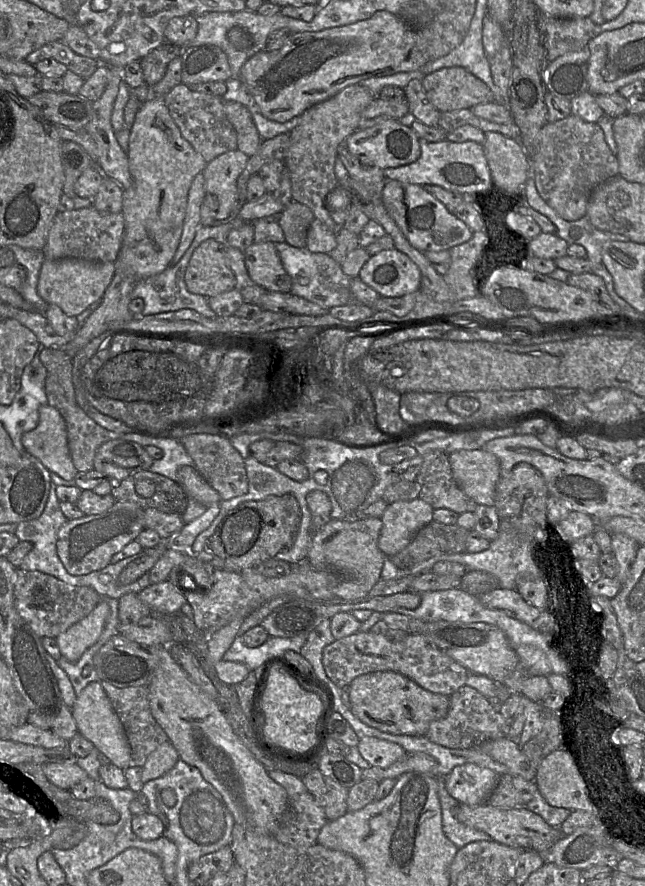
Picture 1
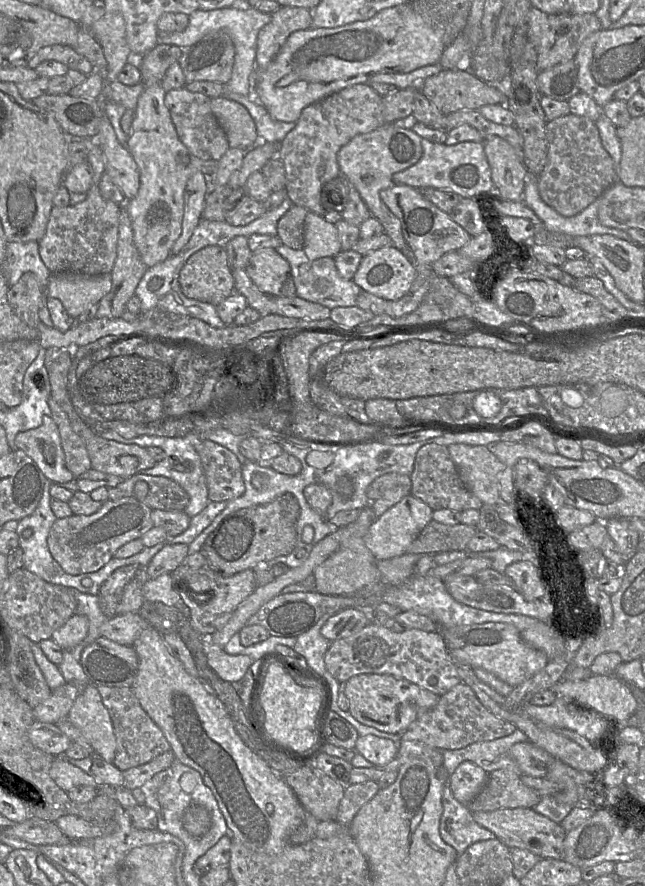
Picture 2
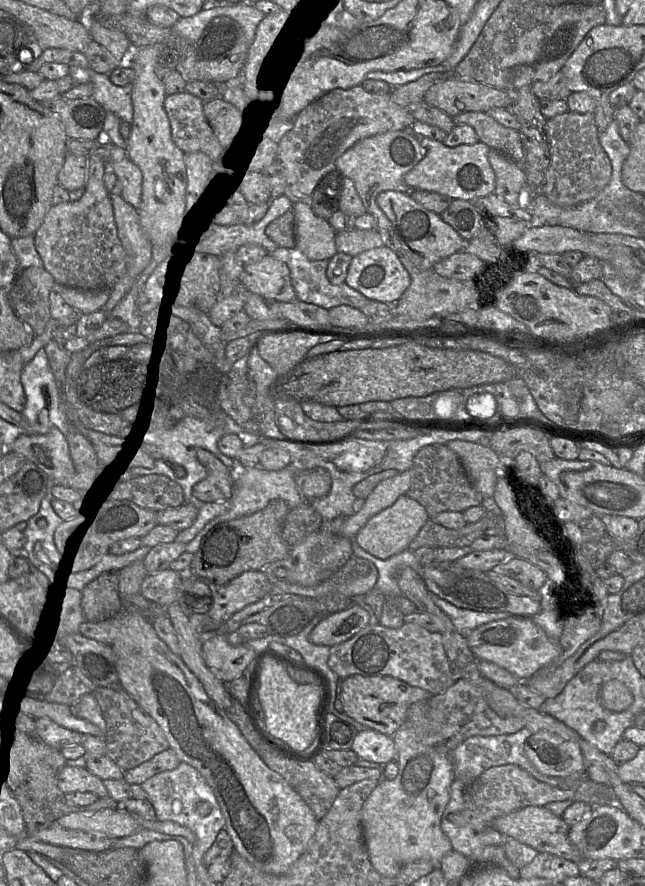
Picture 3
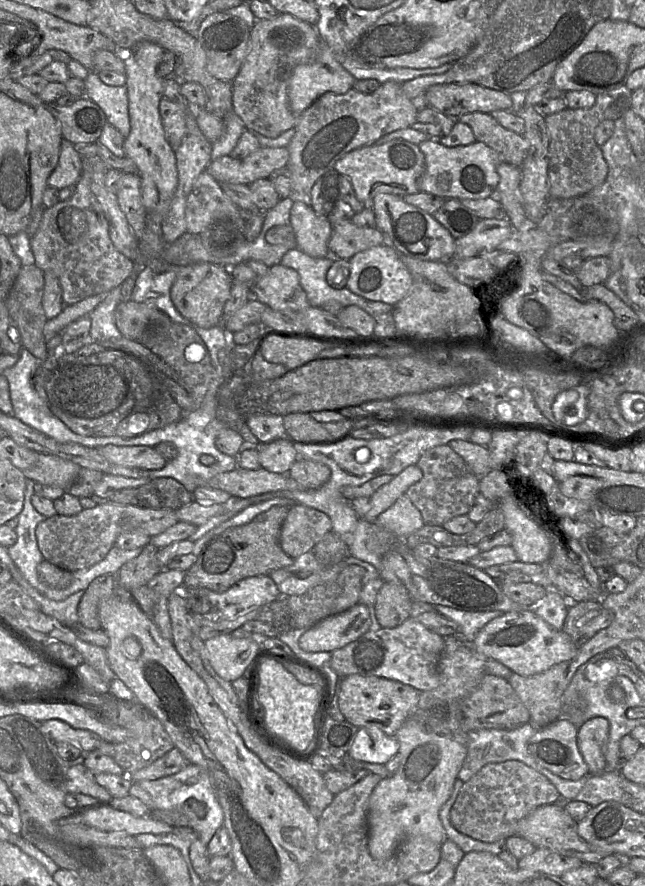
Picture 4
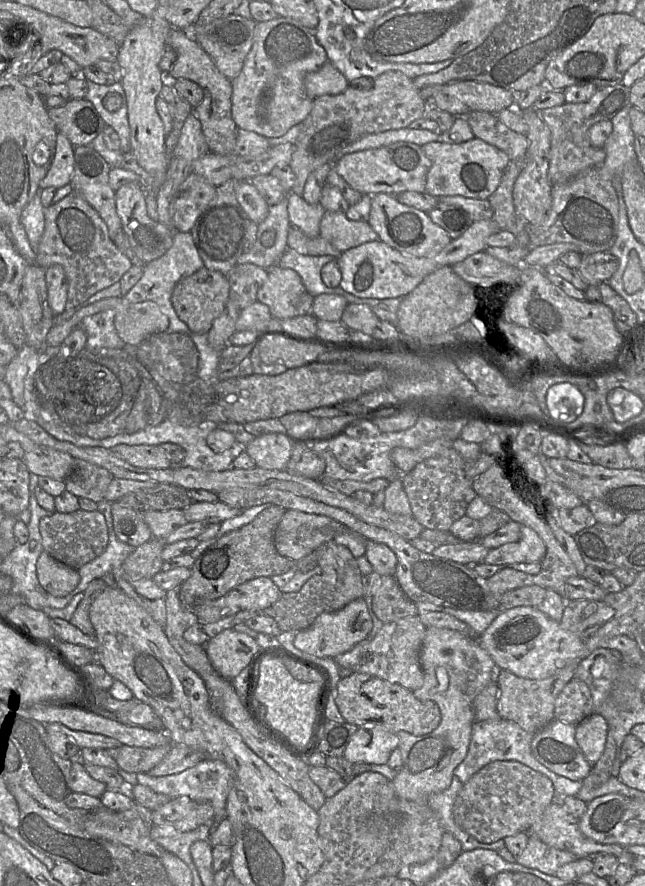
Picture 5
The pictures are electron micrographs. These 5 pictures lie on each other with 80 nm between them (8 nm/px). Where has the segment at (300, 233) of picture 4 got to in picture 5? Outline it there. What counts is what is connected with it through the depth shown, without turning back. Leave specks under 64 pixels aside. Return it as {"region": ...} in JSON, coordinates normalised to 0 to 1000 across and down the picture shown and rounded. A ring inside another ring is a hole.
{"region":[[[448,217],[445,238],[451,255],[462,257],[478,267],[496,265],[496,251],[504,240],[496,229],[481,230],[468,221]]]}

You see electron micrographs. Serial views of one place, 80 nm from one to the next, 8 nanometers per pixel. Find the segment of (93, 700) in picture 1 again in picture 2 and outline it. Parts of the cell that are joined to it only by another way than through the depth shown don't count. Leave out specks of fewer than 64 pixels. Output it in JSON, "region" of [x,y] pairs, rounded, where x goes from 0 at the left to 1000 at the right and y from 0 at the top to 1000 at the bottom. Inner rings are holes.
{"region":[[[138,772],[126,779],[105,812],[140,836],[147,848],[144,851],[153,851],[166,860],[177,859],[180,833],[175,817],[150,774]]]}

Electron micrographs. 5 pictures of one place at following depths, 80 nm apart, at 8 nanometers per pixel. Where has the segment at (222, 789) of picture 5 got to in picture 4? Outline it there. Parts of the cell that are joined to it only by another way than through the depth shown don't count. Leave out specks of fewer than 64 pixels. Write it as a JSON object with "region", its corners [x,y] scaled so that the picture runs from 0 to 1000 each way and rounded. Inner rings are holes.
{"region":[[[293,861],[273,874],[242,880],[217,880],[209,884],[234,898],[239,913],[282,915],[290,922],[290,932],[279,933],[298,935],[318,955],[322,955],[335,938],[346,932],[346,914],[333,896],[327,876],[313,865]]]}

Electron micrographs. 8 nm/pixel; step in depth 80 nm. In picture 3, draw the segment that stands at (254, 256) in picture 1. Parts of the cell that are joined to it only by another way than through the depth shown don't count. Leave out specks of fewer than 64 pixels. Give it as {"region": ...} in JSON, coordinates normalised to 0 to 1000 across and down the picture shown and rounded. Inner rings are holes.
{"region":[[[414,287],[392,298],[380,299],[374,318],[381,328],[416,339],[434,342],[460,339],[448,300],[422,287]]]}

